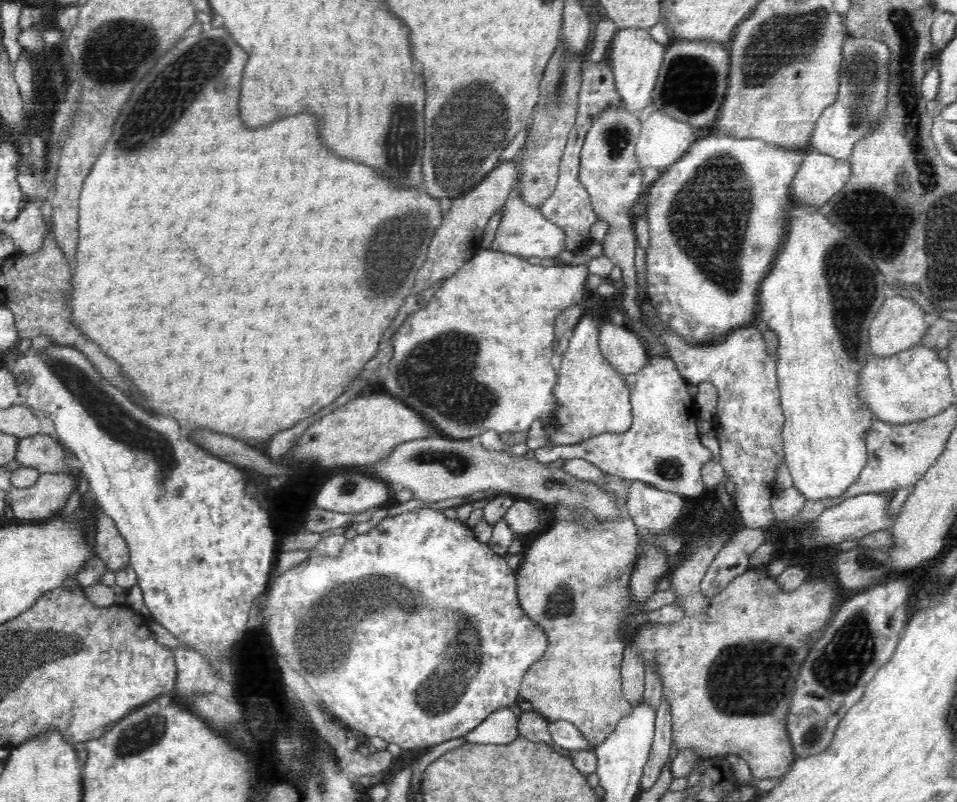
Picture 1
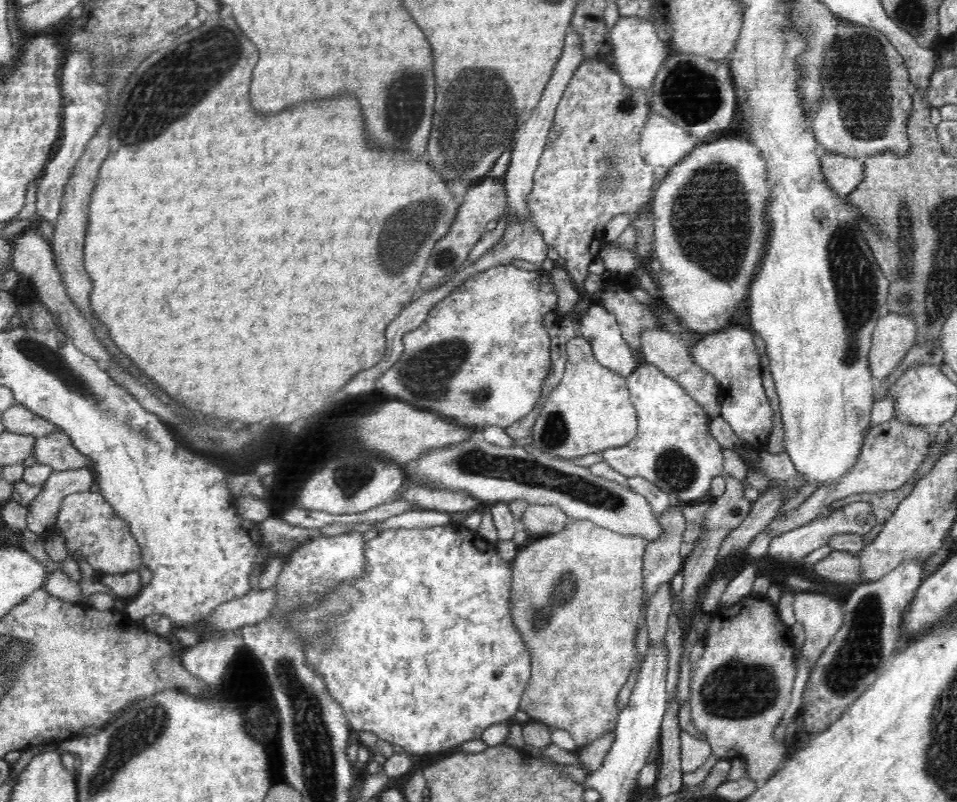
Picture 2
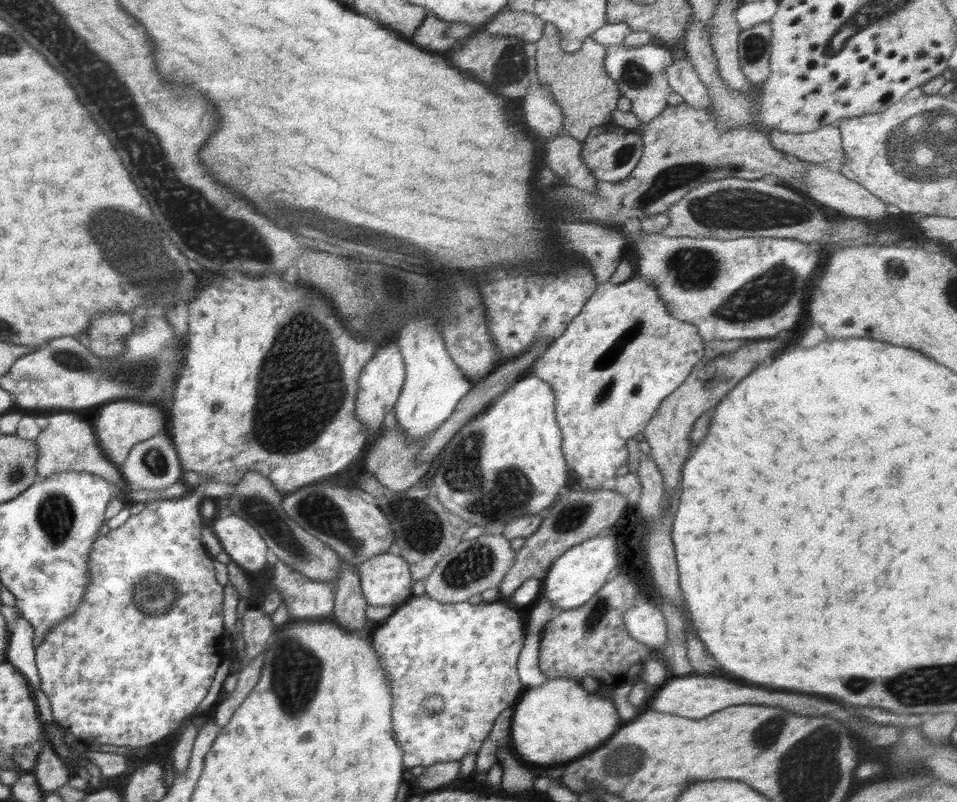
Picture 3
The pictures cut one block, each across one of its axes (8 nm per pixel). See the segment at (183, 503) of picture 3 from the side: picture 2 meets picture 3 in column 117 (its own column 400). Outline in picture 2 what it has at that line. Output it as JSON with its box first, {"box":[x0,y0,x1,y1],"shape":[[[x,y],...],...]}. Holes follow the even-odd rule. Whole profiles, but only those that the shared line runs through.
{"box":[282,524,531,755],"shape":[[[449,524],[425,529],[391,528],[378,532],[375,538],[364,544],[364,556],[368,562],[364,576],[340,582],[338,586],[330,588],[318,600],[318,604],[312,604],[308,608],[294,608],[288,612],[288,618],[282,618],[286,630],[296,631],[298,641],[304,649],[306,665],[324,677],[326,689],[331,692],[332,698],[342,705],[351,728],[370,731],[378,735],[381,741],[386,740],[390,744],[402,746],[406,753],[424,755],[454,748],[468,740],[478,740],[482,731],[492,724],[512,722],[514,715],[520,710],[520,701],[531,677],[531,660],[528,647],[513,627],[510,615],[512,568],[510,562],[504,561],[498,555],[494,542],[480,537],[478,532],[462,525]]]}

